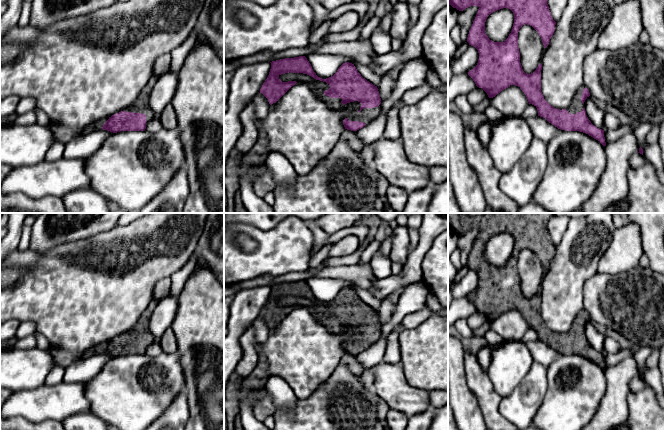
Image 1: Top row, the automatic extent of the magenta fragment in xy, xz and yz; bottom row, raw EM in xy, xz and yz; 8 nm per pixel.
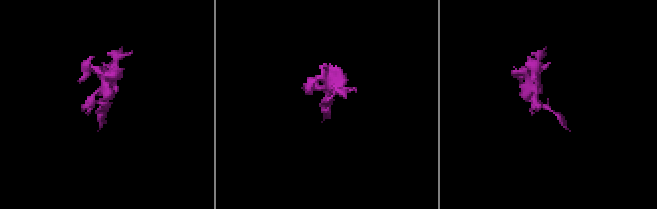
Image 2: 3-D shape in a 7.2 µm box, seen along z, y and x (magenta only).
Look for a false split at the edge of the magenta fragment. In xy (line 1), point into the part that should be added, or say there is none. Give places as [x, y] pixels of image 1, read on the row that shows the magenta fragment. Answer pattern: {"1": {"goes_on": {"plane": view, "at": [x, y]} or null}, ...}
{"1": {"goes_on": {"plane": "xy", "at": [141, 105]}}}

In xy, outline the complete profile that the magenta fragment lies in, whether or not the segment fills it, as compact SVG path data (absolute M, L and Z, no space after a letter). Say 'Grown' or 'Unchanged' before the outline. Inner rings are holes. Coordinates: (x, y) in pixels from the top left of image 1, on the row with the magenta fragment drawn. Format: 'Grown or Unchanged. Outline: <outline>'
Grown. Outline: M152 76L129 108L88 125L84 128L82 134L88 134L96 129L103 129L113 133L145 130L147 123L155 115L149 106L149 96L158 79L159 76Z

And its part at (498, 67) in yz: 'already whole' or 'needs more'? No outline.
needs more

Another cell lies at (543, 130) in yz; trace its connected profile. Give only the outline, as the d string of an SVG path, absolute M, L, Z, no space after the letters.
M538 115L526 119L526 123L530 126L534 138L542 140L545 143L549 143L559 130L545 118Z

